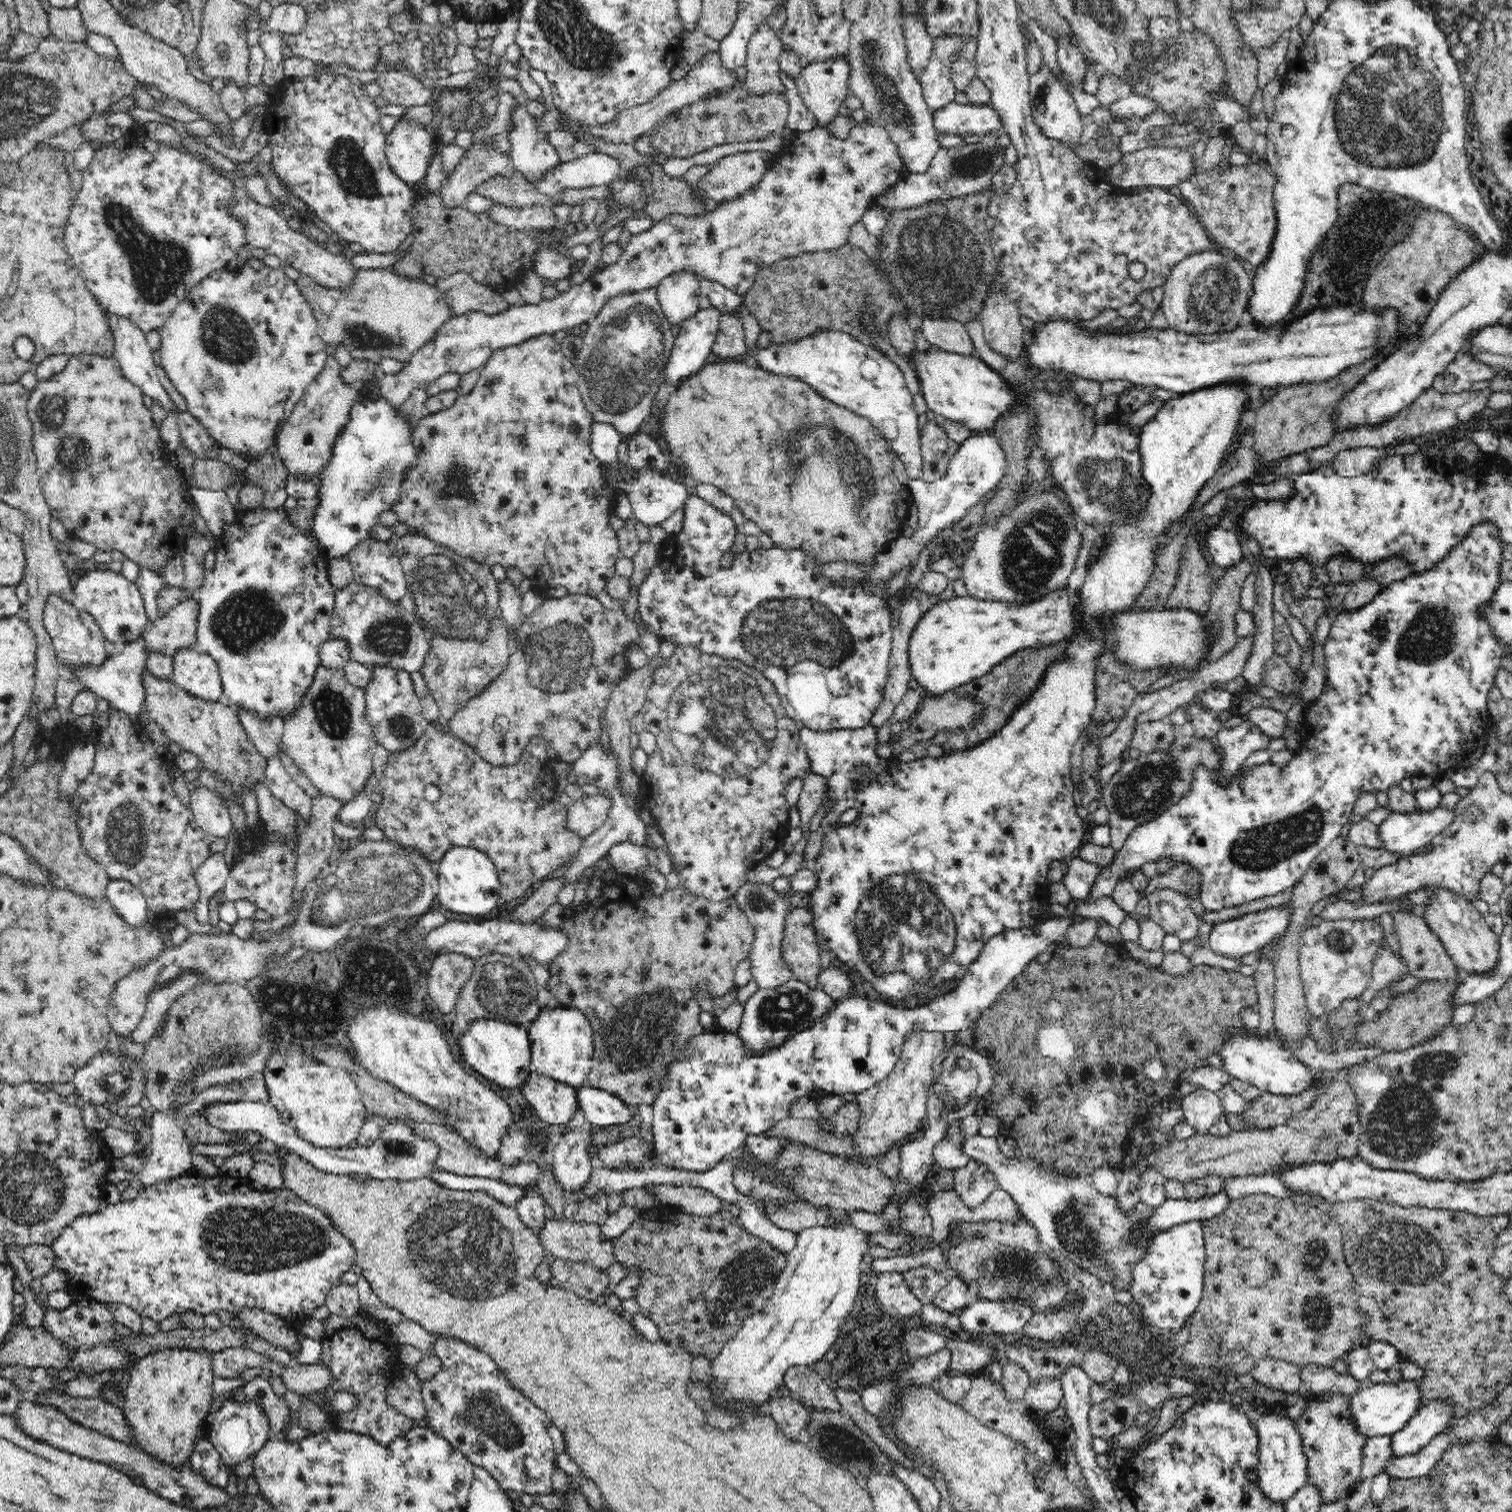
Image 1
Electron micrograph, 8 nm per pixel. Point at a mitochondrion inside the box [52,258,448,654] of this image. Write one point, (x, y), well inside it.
(224, 336)

